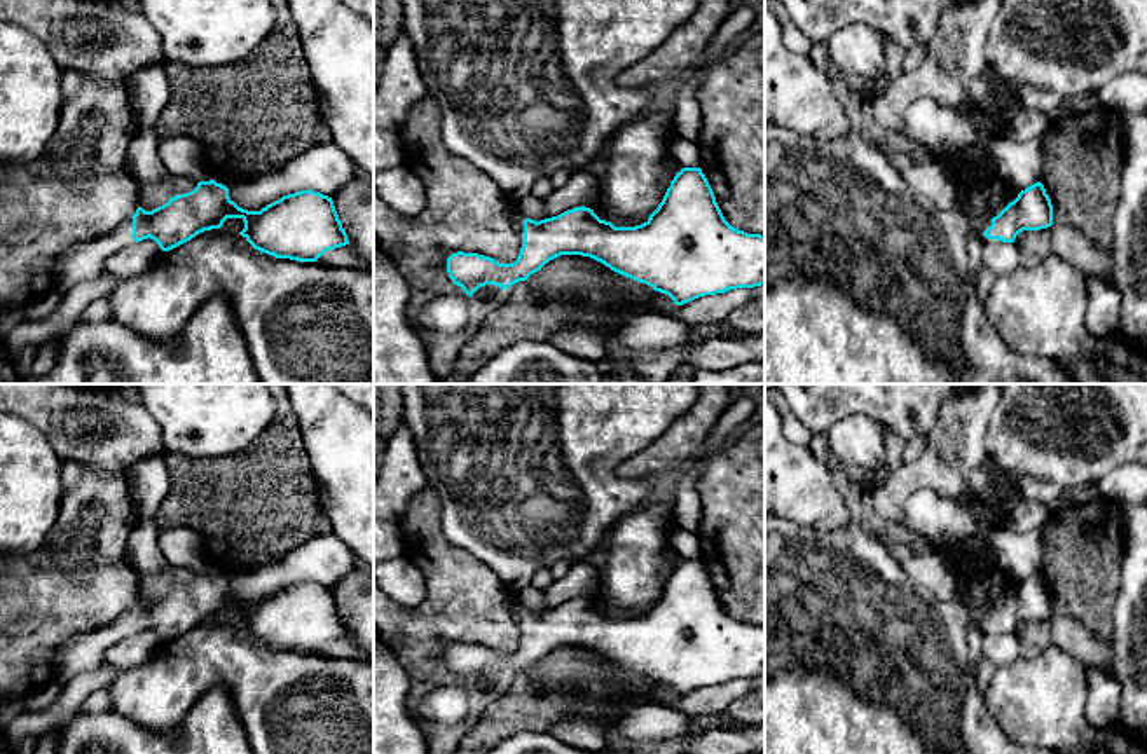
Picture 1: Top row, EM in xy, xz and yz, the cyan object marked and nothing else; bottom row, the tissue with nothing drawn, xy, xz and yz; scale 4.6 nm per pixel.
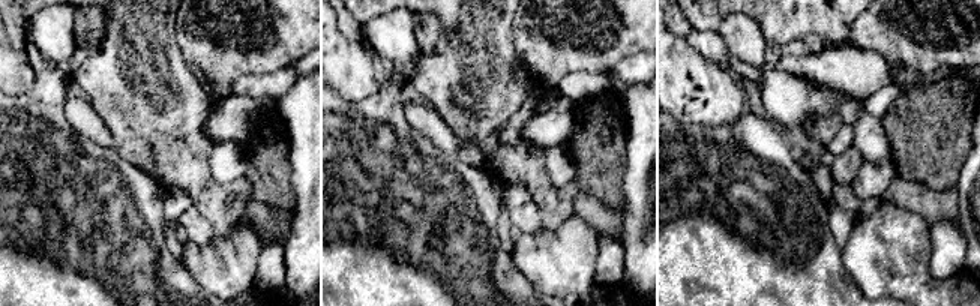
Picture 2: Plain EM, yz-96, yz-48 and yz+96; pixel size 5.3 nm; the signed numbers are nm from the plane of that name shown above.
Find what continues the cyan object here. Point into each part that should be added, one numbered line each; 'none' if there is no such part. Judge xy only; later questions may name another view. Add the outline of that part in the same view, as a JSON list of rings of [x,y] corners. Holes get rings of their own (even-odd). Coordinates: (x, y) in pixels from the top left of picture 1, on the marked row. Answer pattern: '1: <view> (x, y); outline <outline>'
1: xy (86, 260); outline [[[127,218],[100,239],[70,246],[52,264],[54,291],[63,295],[82,281],[98,279],[108,257],[131,244],[134,244],[133,218]]]

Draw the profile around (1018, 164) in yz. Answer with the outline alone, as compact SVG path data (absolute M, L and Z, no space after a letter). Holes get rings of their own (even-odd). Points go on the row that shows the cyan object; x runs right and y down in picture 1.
M1004 134L992 140L988 150L990 168L1004 185L1021 192L1041 182L1044 136L1030 141L1016 141Z

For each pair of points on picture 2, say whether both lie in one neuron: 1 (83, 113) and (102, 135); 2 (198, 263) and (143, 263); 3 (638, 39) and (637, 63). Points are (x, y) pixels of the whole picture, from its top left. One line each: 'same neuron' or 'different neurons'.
1: same neuron
2: different neurons
3: different neurons

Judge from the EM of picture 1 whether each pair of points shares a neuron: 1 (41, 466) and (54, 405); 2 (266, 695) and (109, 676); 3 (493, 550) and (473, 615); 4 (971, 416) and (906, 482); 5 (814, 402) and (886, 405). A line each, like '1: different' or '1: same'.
1: different
2: different
3: different
4: same
5: same

